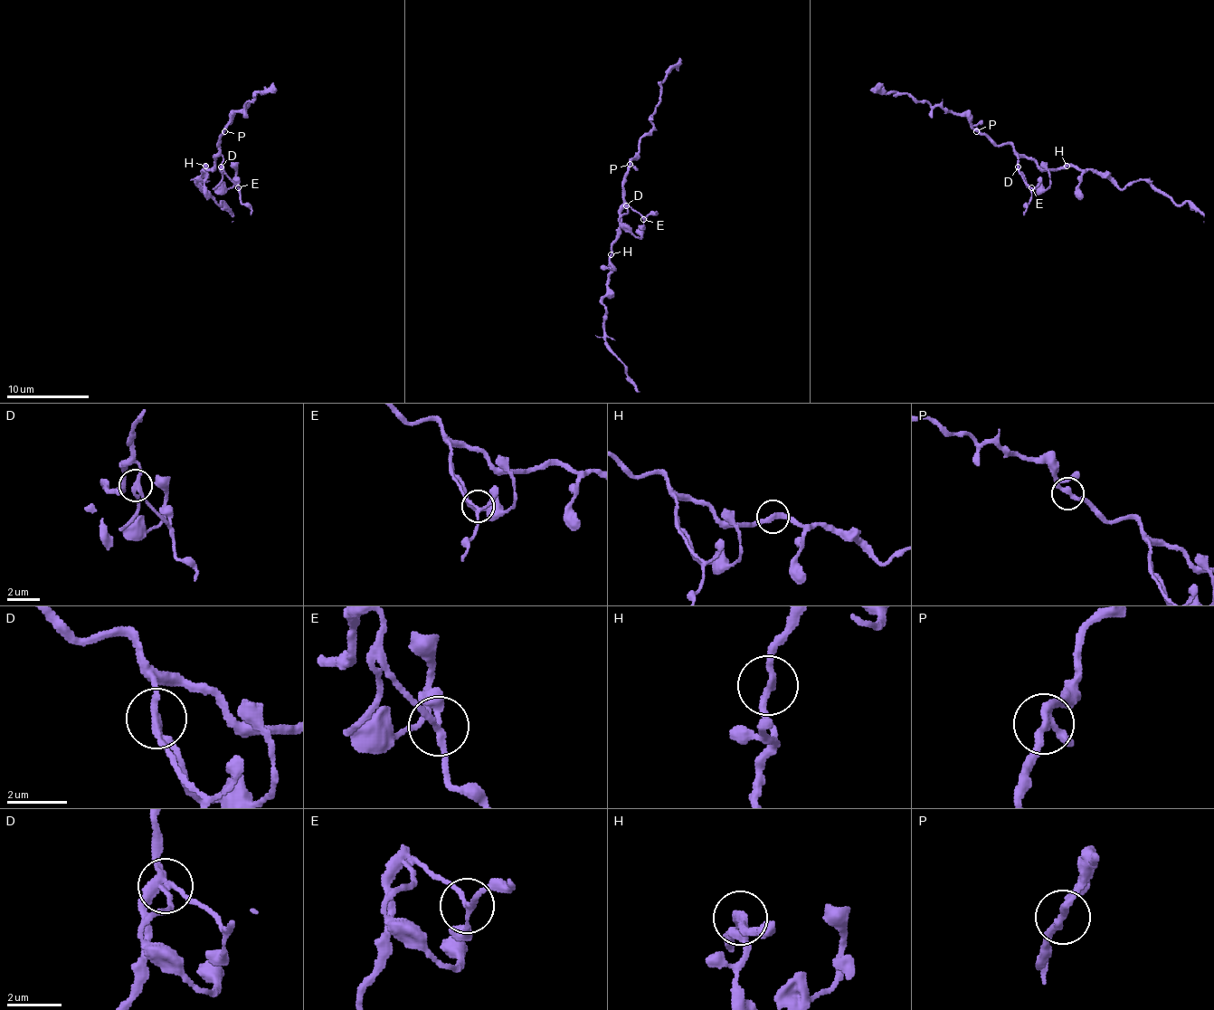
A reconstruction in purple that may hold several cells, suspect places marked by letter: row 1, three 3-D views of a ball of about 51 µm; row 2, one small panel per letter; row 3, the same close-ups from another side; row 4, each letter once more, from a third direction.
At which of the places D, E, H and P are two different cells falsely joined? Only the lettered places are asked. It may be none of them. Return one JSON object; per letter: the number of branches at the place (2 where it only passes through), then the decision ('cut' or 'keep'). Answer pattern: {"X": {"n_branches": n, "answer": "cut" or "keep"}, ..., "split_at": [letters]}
{"D": {"n_branches": 3, "answer": "cut"}, "E": {"n_branches": 3, "answer": "keep"}, "H": {"n_branches": 2, "answer": "cut"}, "P": {"n_branches": 3, "answer": "keep"}, "split_at": ["D", "H"]}

